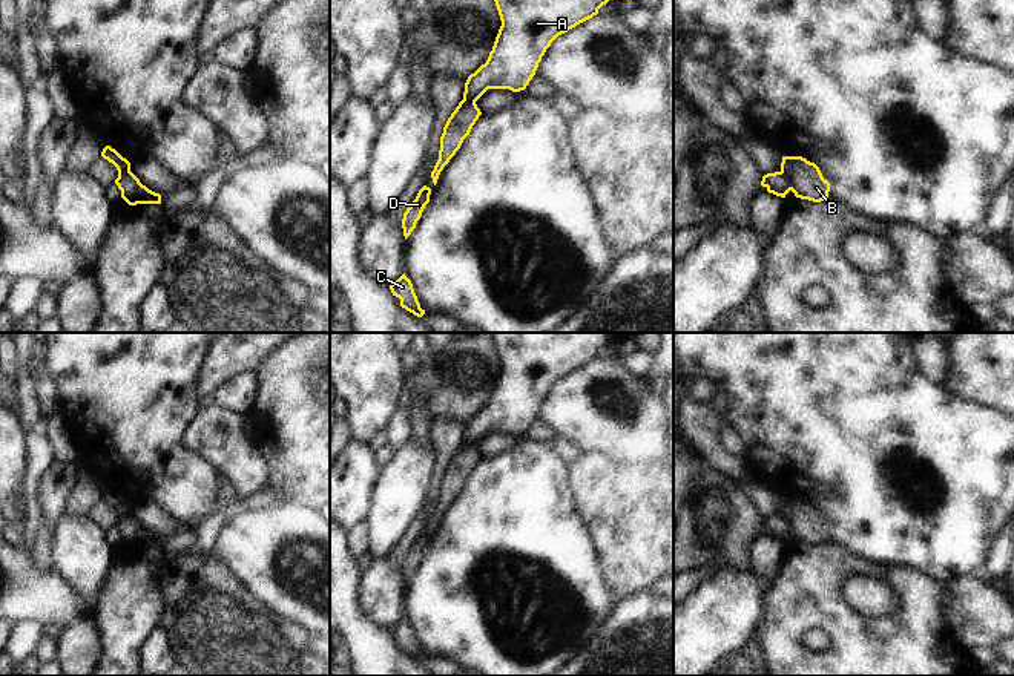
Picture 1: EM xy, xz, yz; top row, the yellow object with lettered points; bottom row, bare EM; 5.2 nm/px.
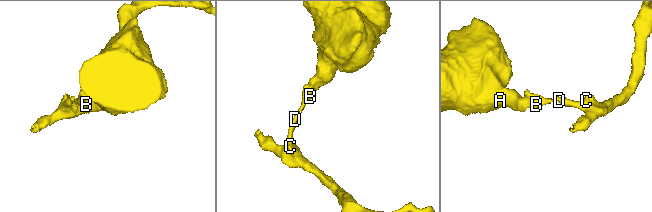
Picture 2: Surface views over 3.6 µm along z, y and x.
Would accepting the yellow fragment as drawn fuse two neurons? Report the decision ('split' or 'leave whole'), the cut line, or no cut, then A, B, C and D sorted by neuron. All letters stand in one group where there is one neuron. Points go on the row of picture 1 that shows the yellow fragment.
split | yz (781, 170), (792, 189) | A / B C D

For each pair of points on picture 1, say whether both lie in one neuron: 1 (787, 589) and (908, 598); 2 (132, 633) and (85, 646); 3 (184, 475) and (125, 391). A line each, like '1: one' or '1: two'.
1: one
2: two
3: one

